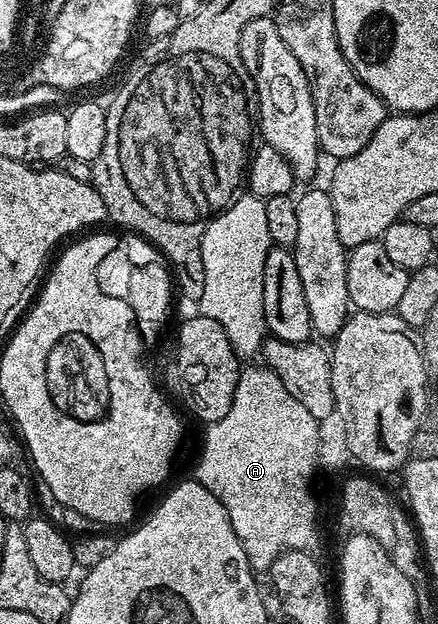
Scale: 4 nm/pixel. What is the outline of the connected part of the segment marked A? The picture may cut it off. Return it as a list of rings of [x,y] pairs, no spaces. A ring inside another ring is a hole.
[[[258,364],[258,366],[248,366],[241,369],[239,382],[235,386],[234,400],[231,401],[231,406],[226,416],[222,420],[209,423],[206,427],[206,434],[202,442],[202,450],[196,464],[195,481],[200,482],[207,490],[216,496],[219,502],[226,508],[227,515],[230,516],[231,524],[234,527],[235,535],[242,543],[242,550],[246,552],[247,560],[251,564],[255,573],[267,573],[279,554],[288,550],[306,551],[308,553],[317,553],[318,548],[318,506],[312,494],[311,486],[314,484],[314,479],[310,476],[312,470],[312,462],[314,462],[314,442],[316,442],[316,430],[318,421],[313,418],[312,414],[304,408],[304,405],[297,402],[292,396],[292,393],[286,389],[282,380],[269,367]]]

